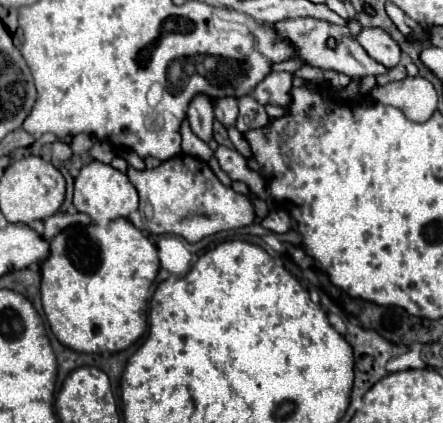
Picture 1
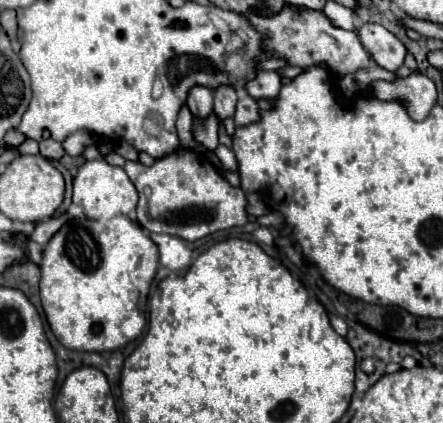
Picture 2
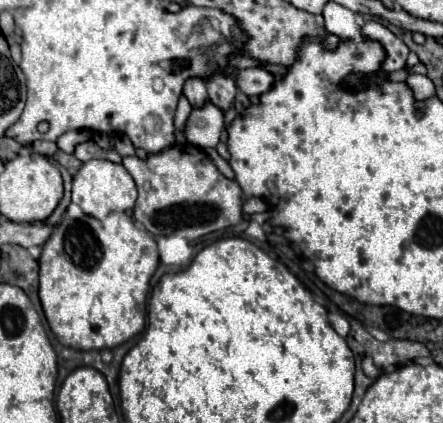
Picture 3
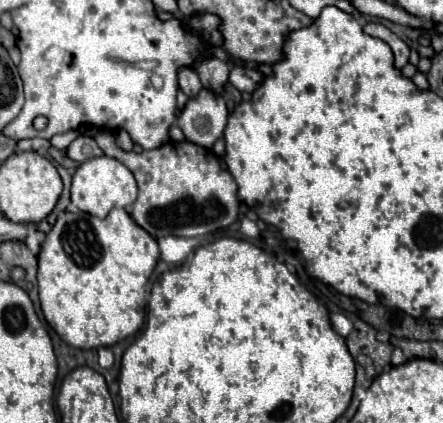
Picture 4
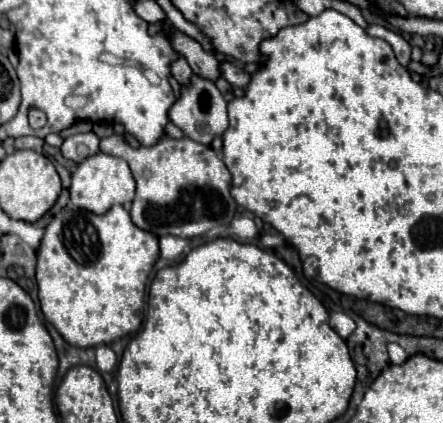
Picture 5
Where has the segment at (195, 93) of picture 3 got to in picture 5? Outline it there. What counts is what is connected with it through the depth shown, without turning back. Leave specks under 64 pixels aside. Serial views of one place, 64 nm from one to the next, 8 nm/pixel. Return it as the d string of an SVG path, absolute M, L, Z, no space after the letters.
M184 58L174 60L174 62L170 64L170 72L172 72L172 76L174 76L180 84L188 84L188 82L190 82L192 70L190 70L190 66L188 66L188 62L186 62Z

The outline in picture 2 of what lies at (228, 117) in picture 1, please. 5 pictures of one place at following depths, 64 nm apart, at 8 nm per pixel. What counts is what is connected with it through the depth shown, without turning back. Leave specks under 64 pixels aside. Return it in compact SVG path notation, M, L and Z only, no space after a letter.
M220 86L212 90L214 94L214 112L220 120L234 116L234 108L236 108L236 90L232 86Z

